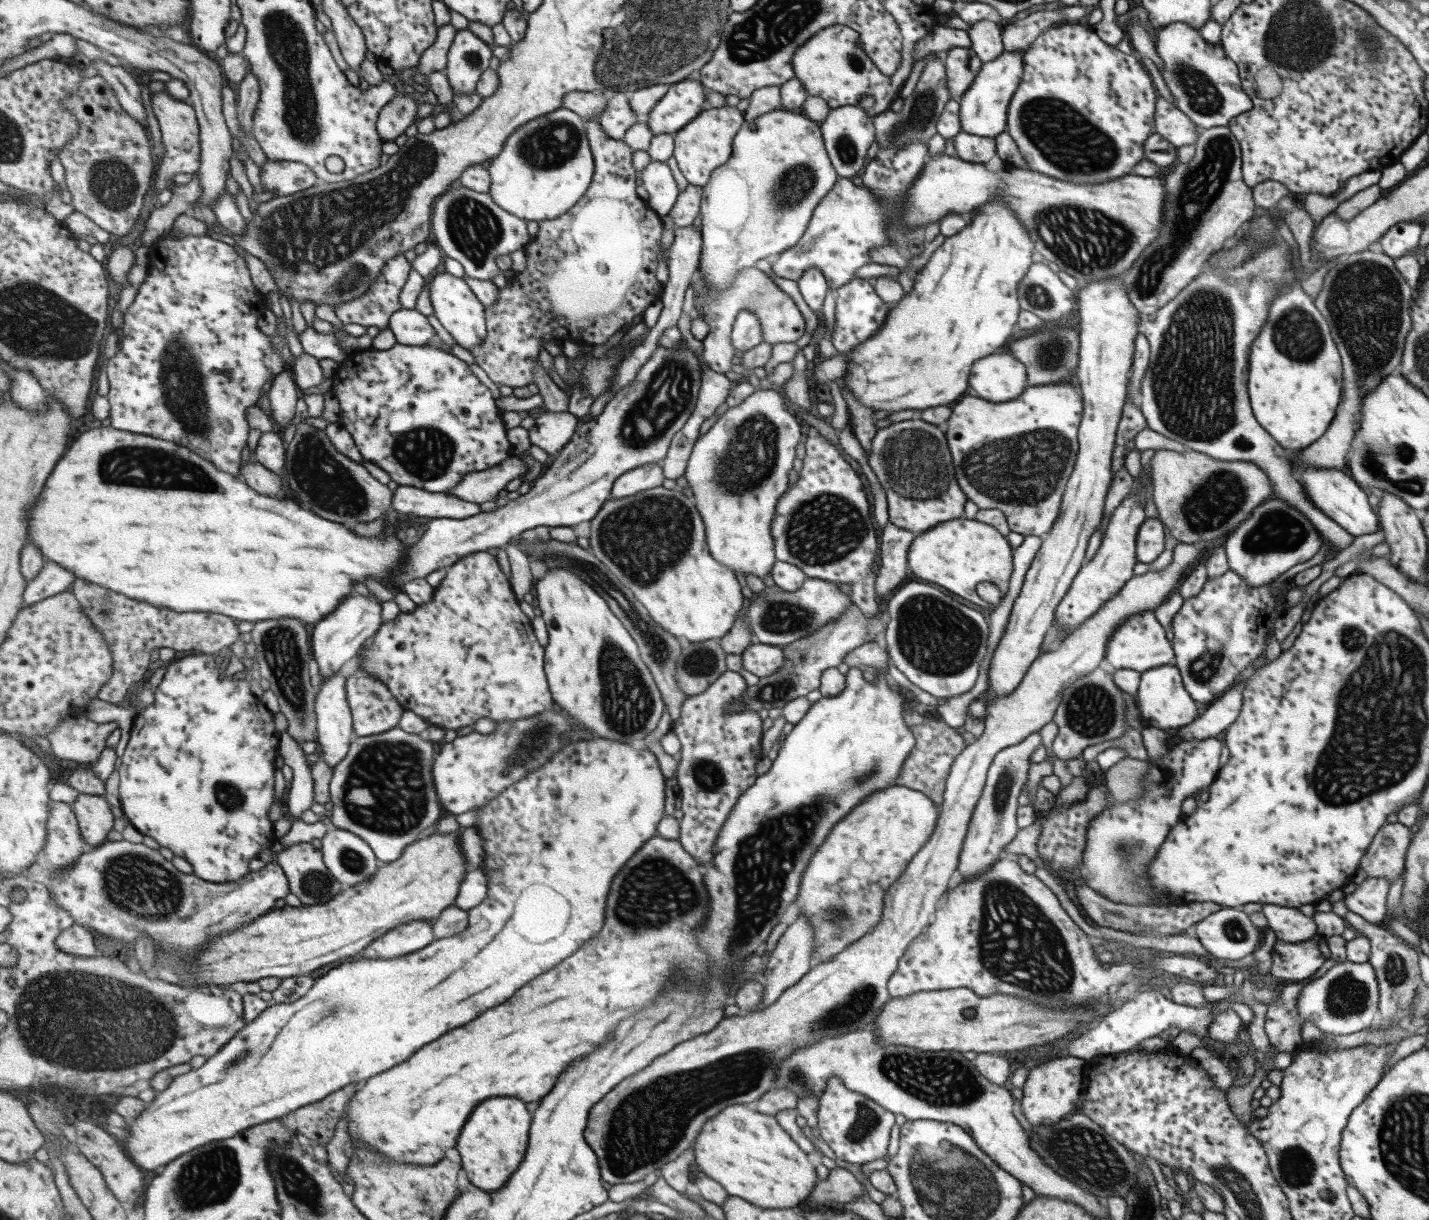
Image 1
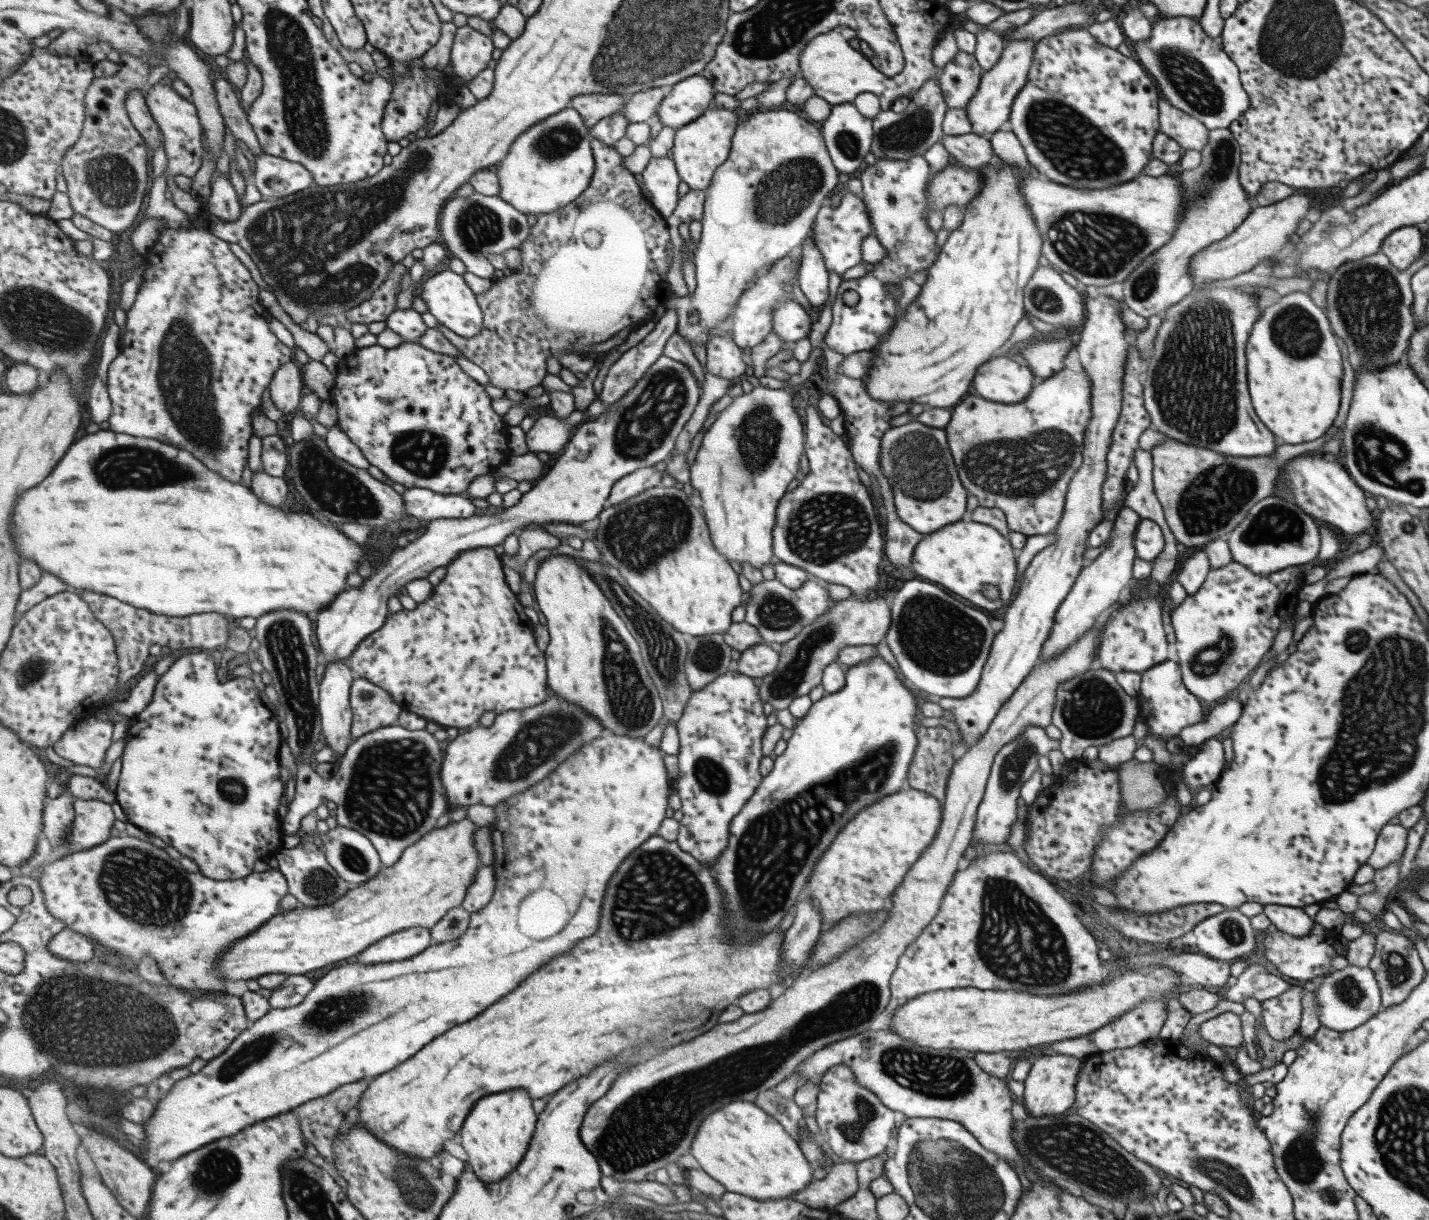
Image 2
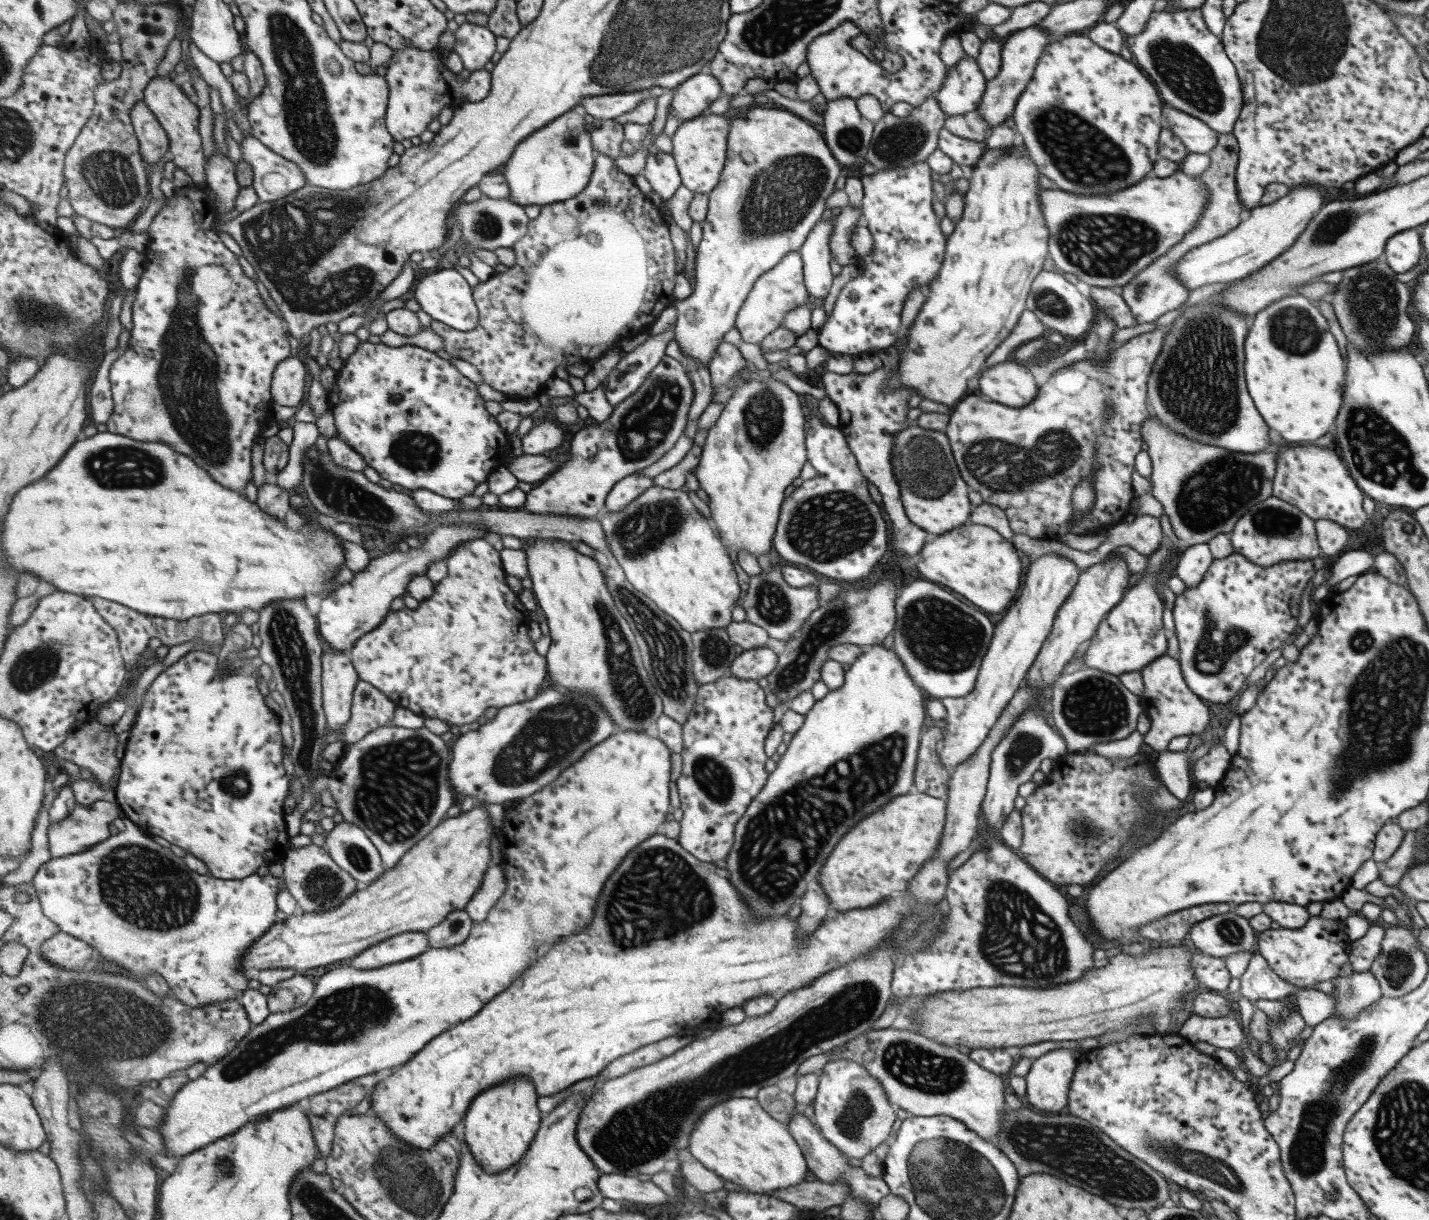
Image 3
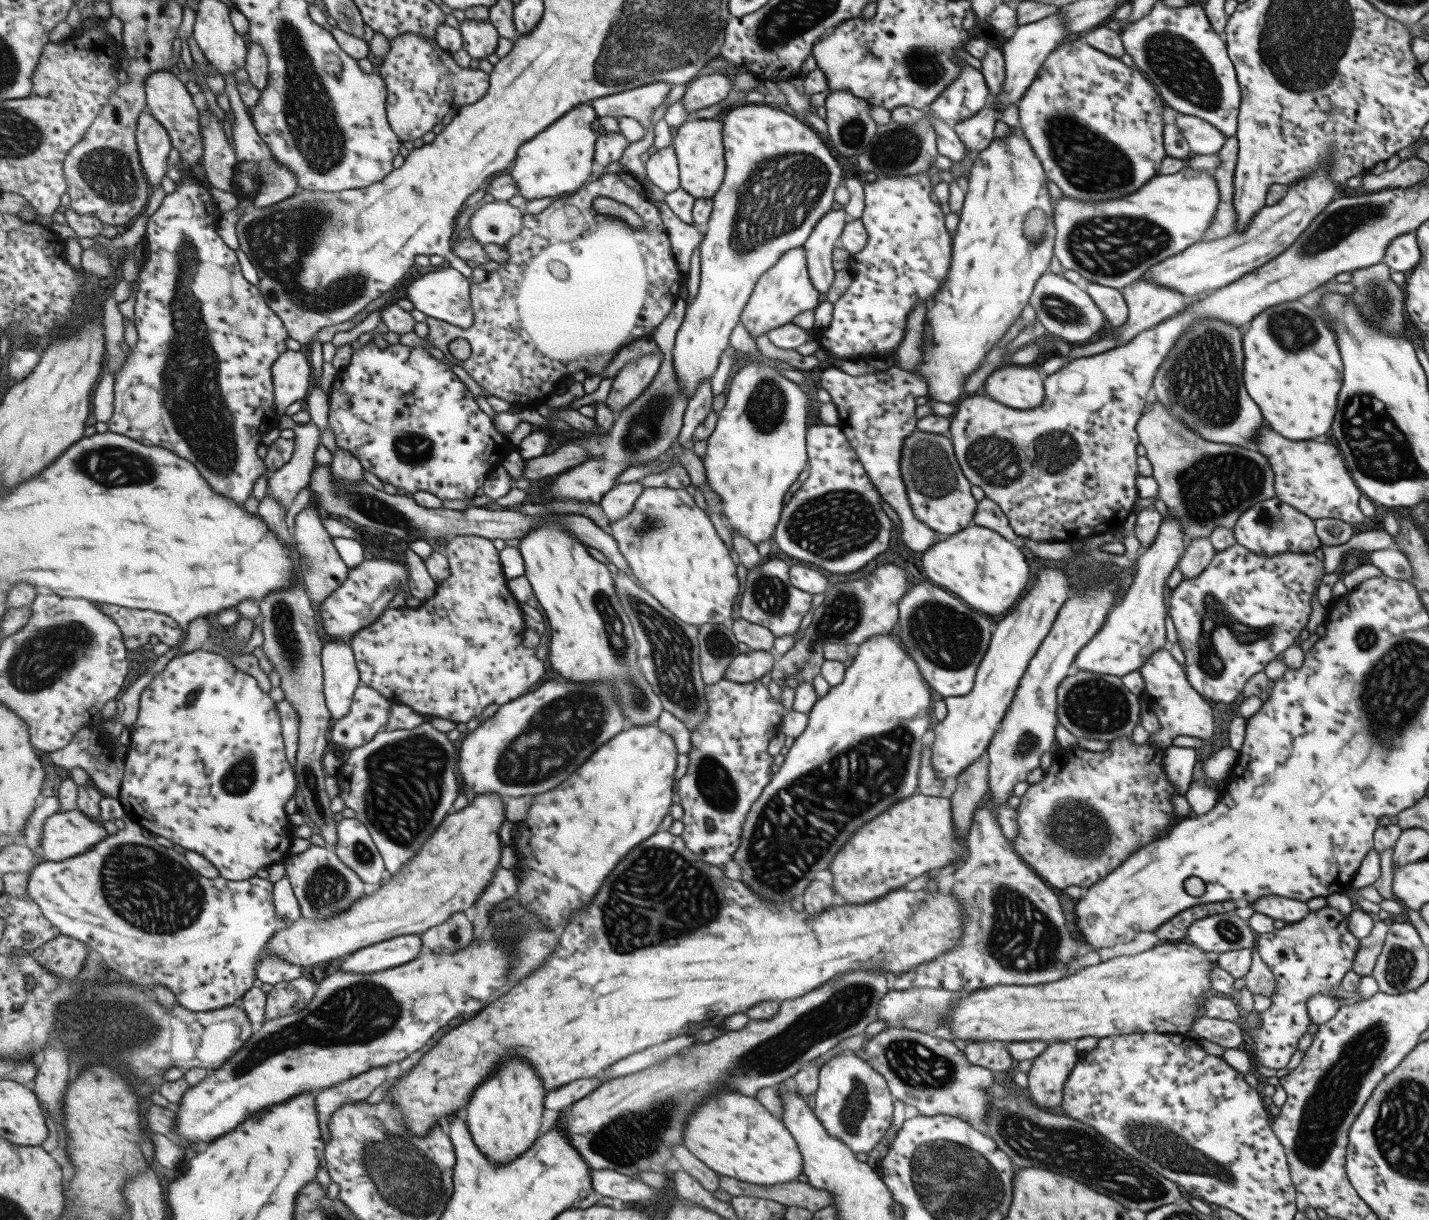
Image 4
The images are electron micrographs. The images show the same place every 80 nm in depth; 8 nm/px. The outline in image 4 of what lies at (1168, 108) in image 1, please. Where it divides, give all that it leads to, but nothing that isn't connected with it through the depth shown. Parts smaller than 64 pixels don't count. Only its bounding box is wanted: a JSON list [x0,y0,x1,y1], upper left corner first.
[1174,112,1226,155]

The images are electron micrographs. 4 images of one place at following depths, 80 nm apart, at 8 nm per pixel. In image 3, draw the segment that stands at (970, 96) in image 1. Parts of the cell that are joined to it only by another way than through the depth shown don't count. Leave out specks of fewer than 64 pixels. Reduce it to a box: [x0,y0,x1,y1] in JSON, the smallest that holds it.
[975,25,1053,128]

